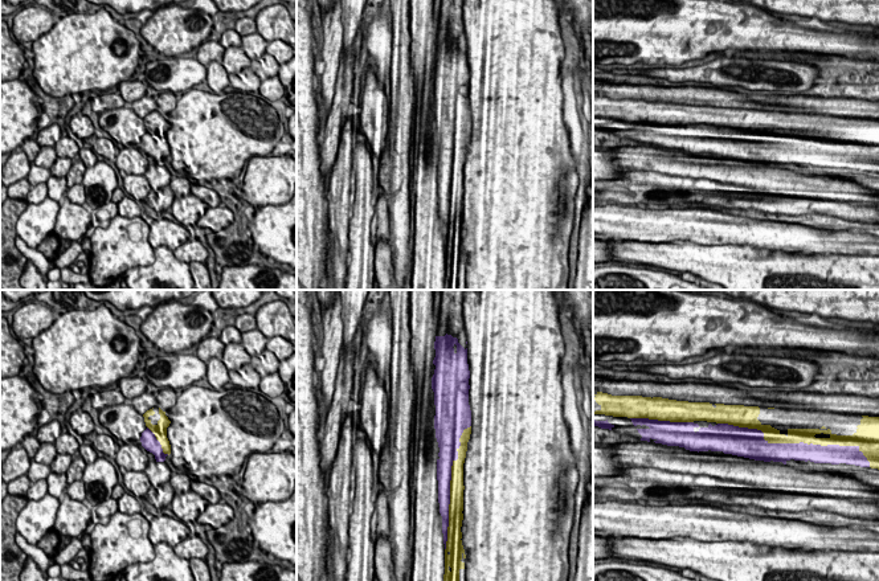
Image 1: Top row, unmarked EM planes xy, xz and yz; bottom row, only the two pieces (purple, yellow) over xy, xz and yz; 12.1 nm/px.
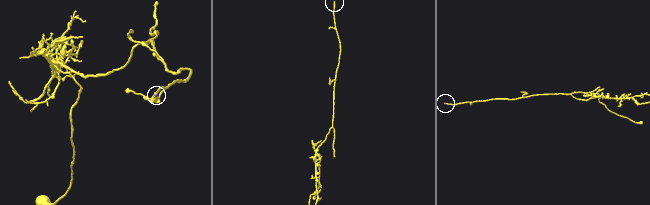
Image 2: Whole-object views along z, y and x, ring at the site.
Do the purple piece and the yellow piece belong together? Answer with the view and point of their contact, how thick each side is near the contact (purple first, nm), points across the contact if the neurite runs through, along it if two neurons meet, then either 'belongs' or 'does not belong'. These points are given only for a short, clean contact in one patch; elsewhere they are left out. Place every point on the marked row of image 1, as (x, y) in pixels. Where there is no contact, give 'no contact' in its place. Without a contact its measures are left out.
meets purple in yz at (796, 444); 220 nm thick on the purple side, 190 nm on the other; belongs

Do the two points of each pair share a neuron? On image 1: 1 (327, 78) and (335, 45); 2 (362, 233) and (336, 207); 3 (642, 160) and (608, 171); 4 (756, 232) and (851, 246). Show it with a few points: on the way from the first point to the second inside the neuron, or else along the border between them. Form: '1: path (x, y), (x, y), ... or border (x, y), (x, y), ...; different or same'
1: path (331, 70), (331, 53); same
2: border (355, 188), (348, 232), (350, 250); different
3: border (606, 151), (613, 156), (616, 164), (628, 170); different
4: path (780, 236), (828, 242); same

